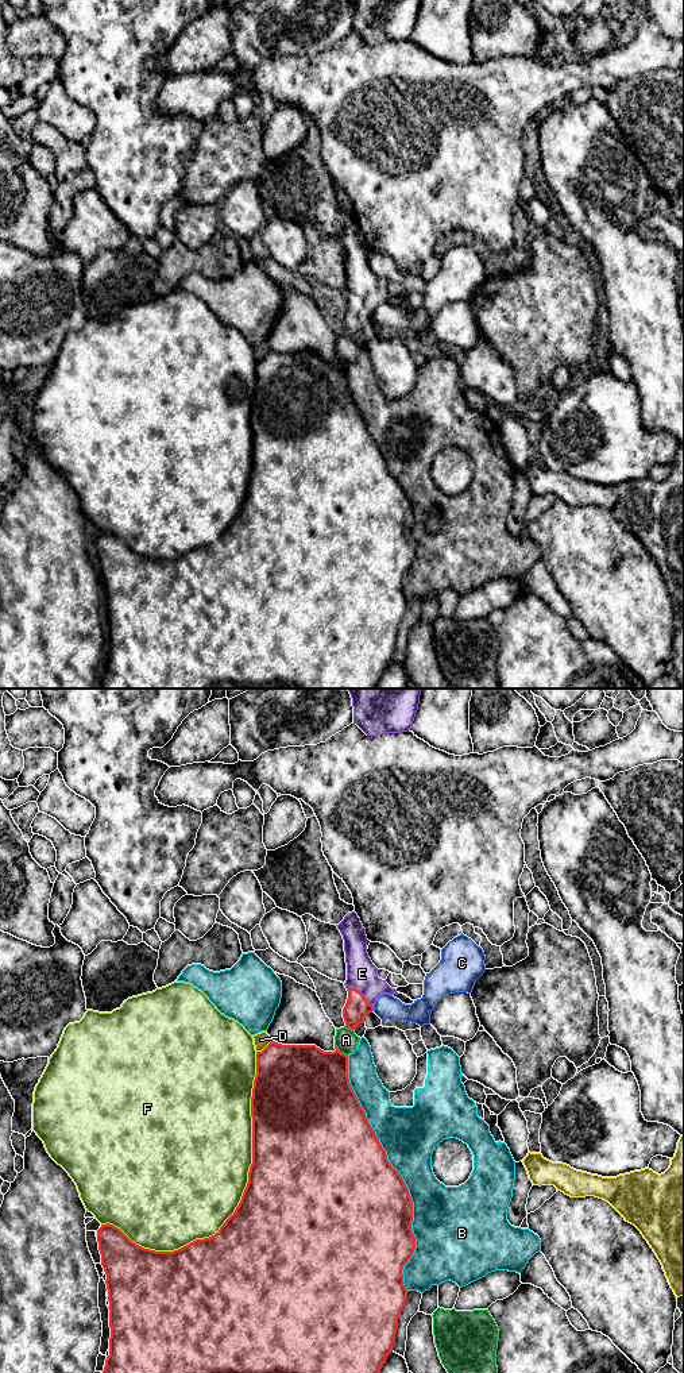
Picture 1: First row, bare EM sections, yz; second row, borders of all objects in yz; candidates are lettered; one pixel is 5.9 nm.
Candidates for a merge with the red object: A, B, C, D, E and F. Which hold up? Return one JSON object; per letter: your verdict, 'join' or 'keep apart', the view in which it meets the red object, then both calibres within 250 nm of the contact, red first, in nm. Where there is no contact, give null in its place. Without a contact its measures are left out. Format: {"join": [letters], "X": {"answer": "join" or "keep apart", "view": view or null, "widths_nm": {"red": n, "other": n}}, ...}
{"join": ["E"], "A": {"answer": "keep apart", "view": "yz", "widths_nm": {"red": 420, "other": 140}}, "B": {"answer": "keep apart", "view": "yz", "widths_nm": {"red": 500, "other": 340}}, "C": {"answer": "keep apart", "view": "yz", "widths_nm": {"red": 140, "other": 150}}, "D": {"answer": "keep apart", "view": "yz", "widths_nm": {"red": 440, "other": 90}}, "E": {"answer": "join", "view": "yz", "widths_nm": {"red": 140, "other": 180}}, "F": {"answer": "keep apart", "view": "yz", "widths_nm": {"red": 500, "other": 480}}}

